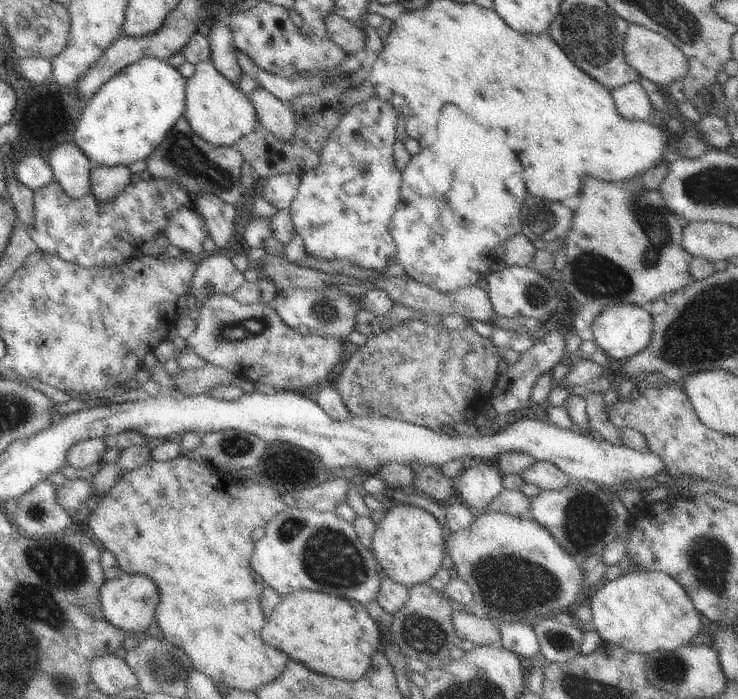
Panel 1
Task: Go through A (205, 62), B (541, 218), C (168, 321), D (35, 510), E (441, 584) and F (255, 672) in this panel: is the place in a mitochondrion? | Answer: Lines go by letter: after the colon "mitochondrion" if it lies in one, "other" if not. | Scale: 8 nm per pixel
A: other
B: mitochondrion
C: other
D: mitochondrion
E: other
F: other

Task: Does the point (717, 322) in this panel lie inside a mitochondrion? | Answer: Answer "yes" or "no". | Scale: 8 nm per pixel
yes

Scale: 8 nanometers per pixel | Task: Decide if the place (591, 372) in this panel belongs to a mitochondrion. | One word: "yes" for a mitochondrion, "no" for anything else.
no

